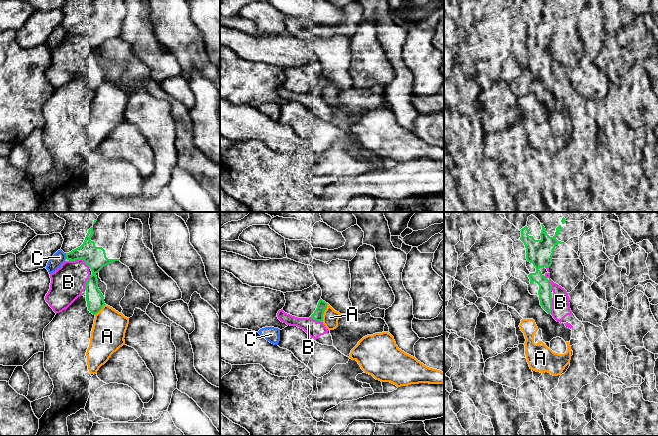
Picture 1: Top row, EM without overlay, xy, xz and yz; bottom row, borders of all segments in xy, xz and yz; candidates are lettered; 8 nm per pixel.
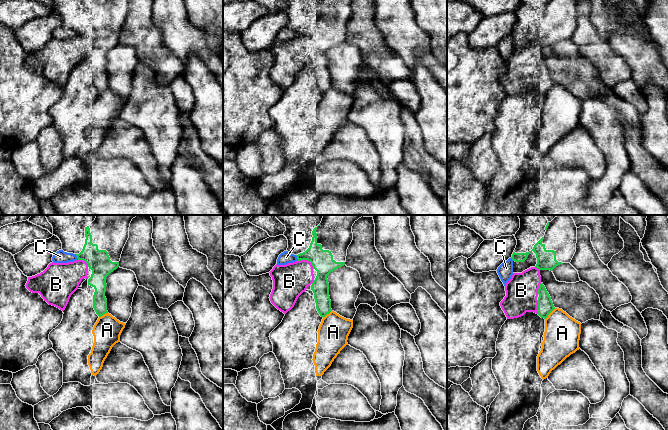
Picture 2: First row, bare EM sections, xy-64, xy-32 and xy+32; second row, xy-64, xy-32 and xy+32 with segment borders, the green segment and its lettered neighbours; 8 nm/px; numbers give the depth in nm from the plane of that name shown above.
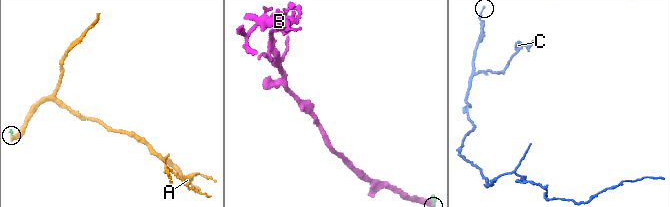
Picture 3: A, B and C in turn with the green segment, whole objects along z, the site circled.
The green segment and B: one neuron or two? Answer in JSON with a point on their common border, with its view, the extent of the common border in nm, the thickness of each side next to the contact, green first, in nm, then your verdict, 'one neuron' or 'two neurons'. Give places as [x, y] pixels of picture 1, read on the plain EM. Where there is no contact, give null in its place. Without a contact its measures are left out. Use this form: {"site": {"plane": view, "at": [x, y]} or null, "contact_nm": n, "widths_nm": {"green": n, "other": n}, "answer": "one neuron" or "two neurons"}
{"site": {"plane": "xy", "at": [80, 34]}, "contact_nm": 180, "widths_nm": {"green": 180, "other": 280}, "answer": "two neurons"}

